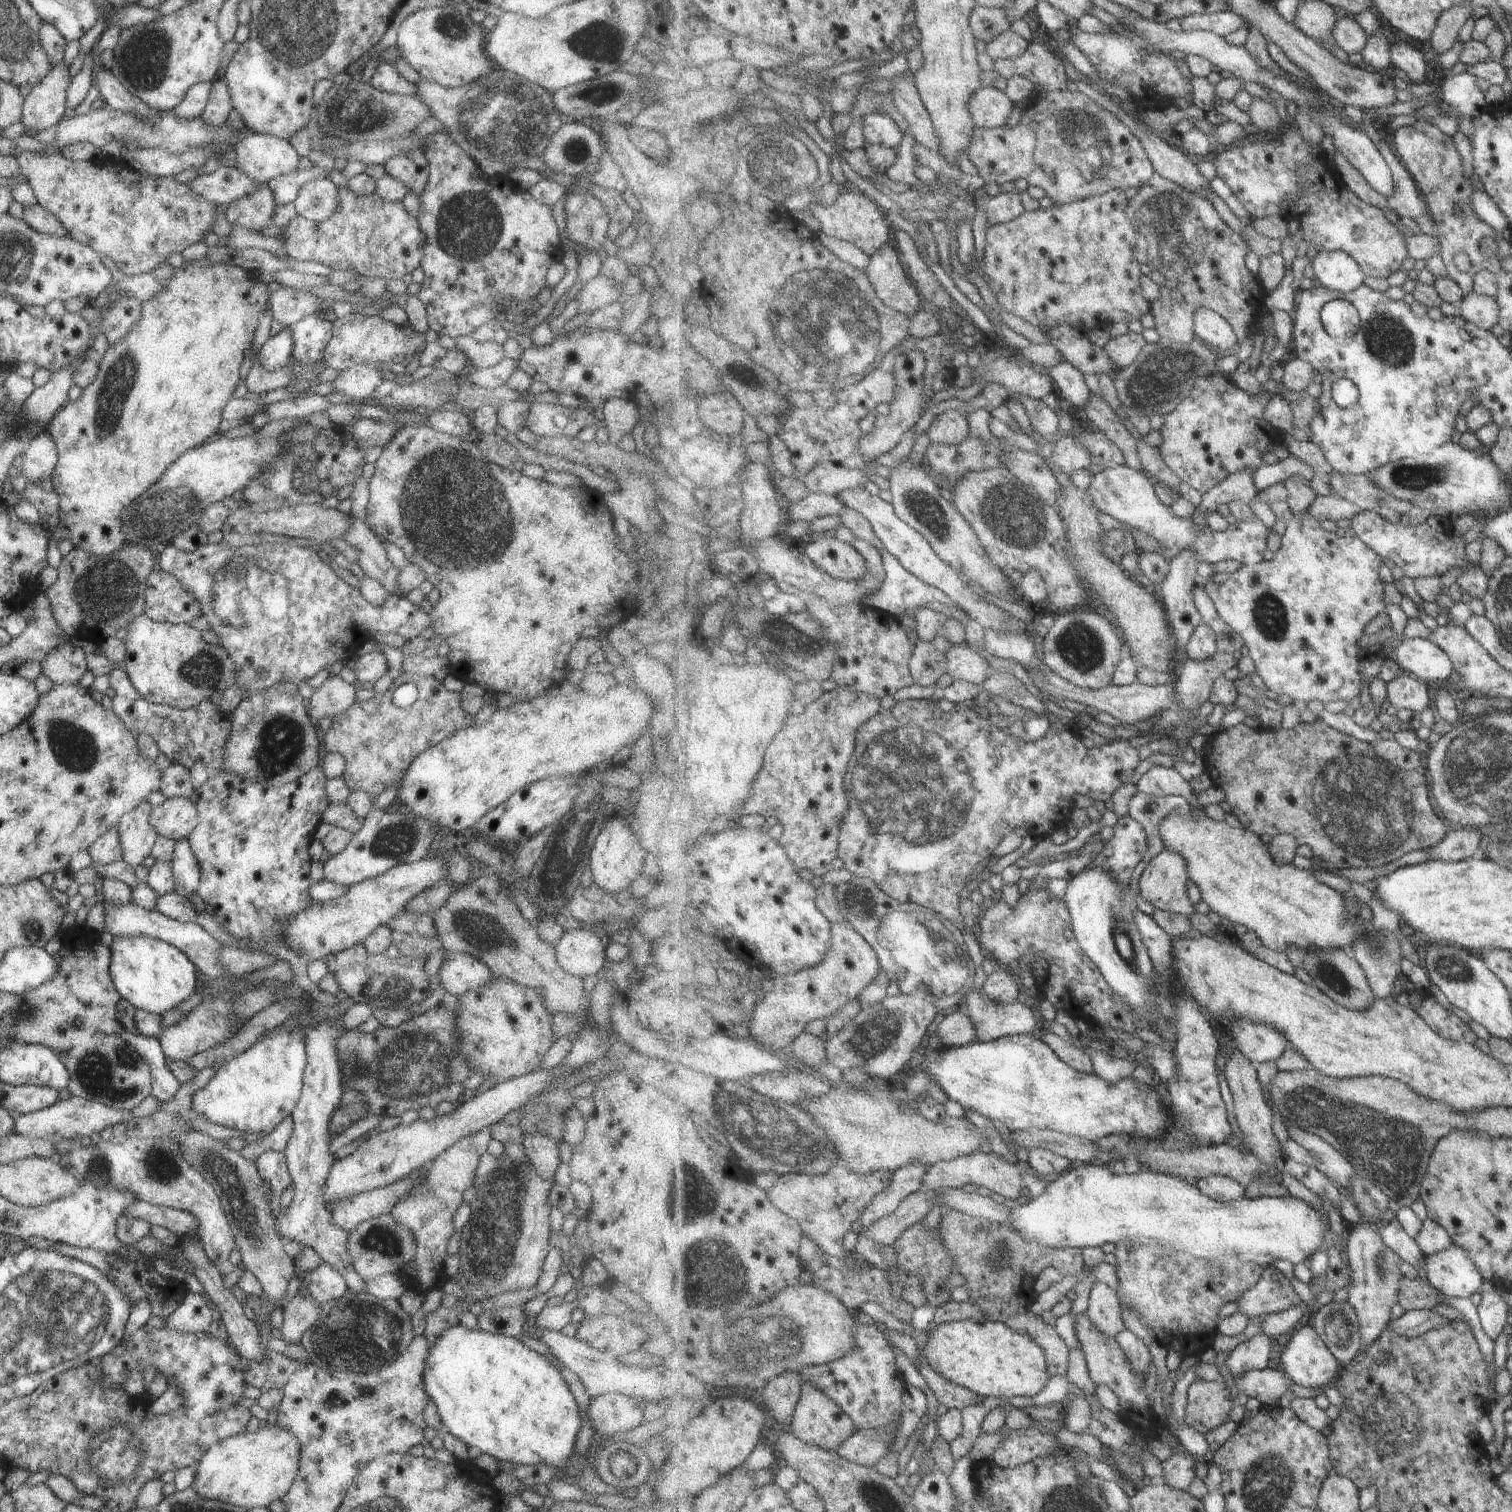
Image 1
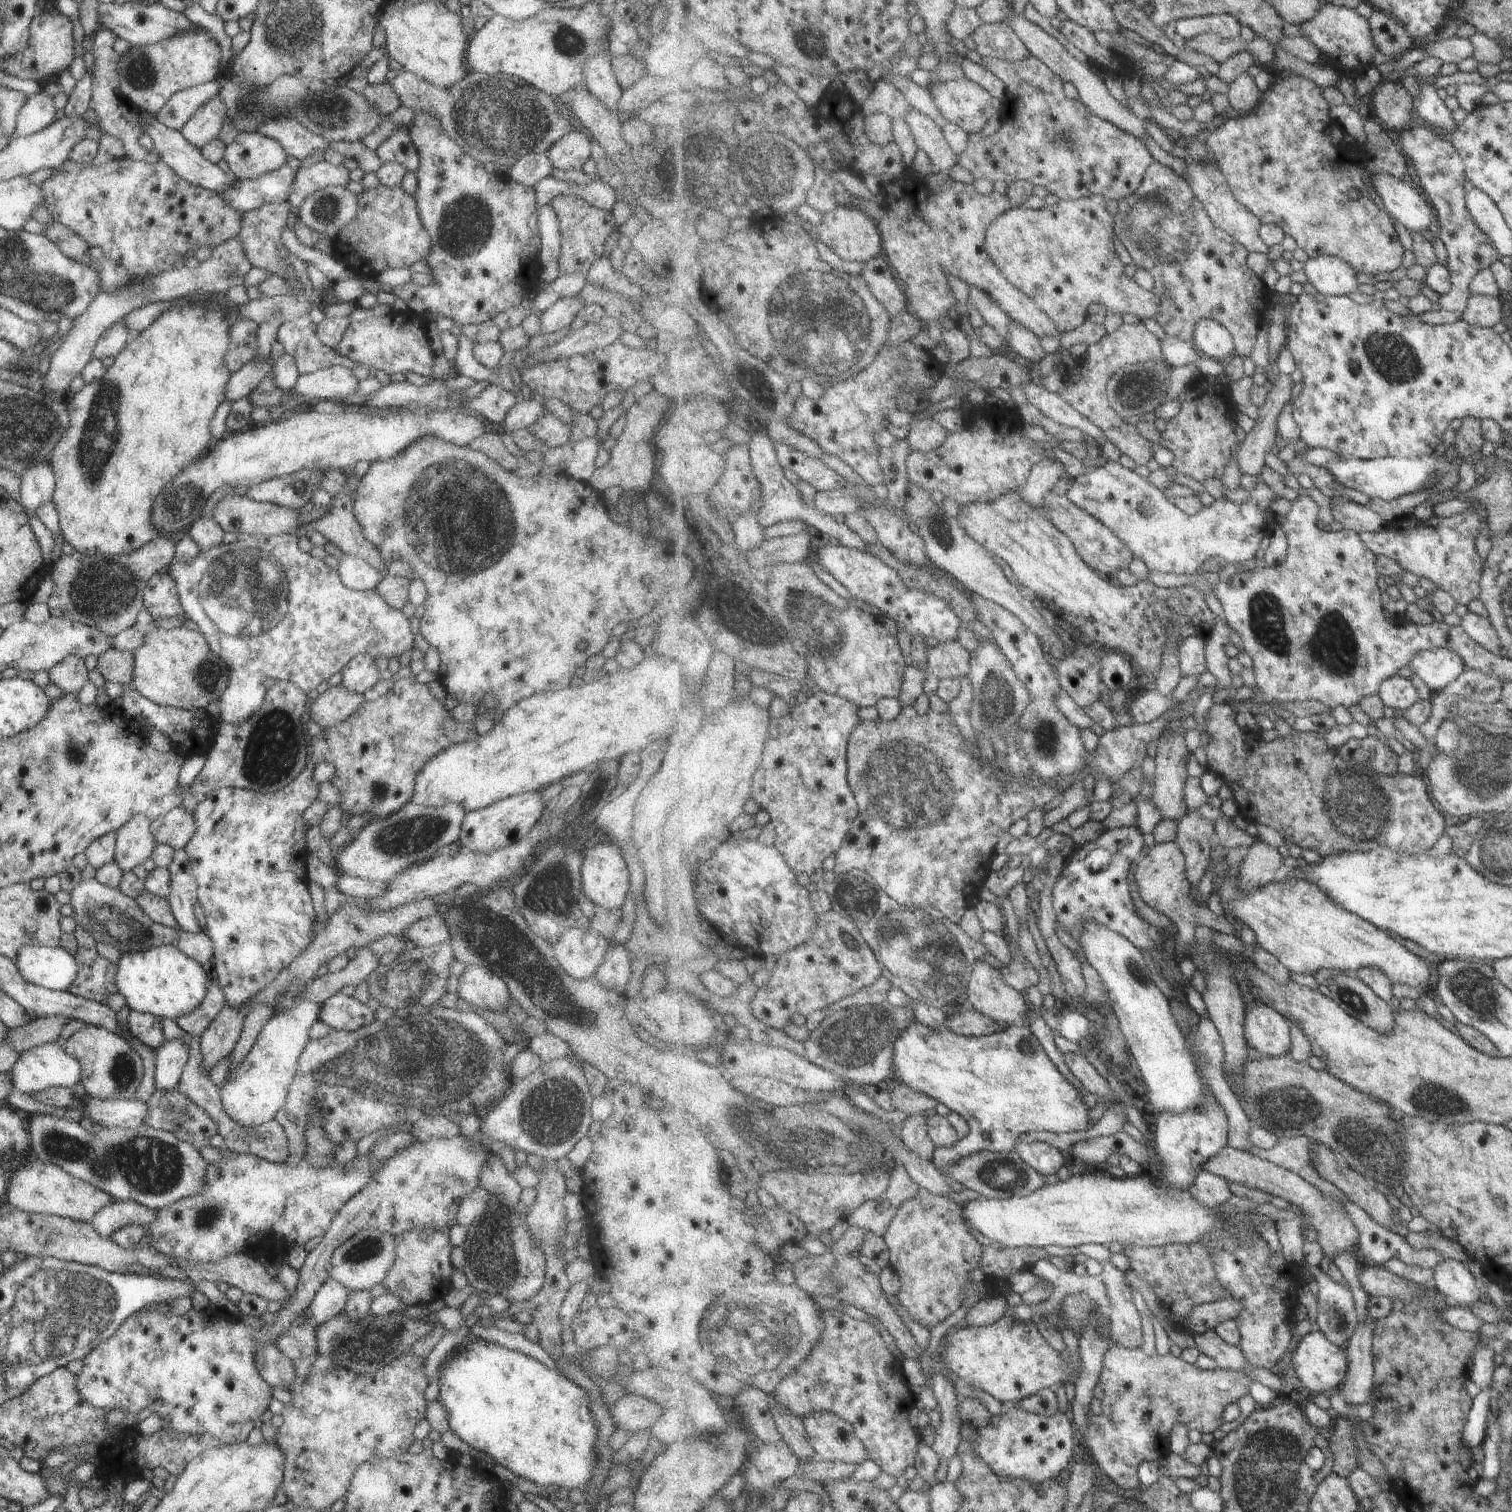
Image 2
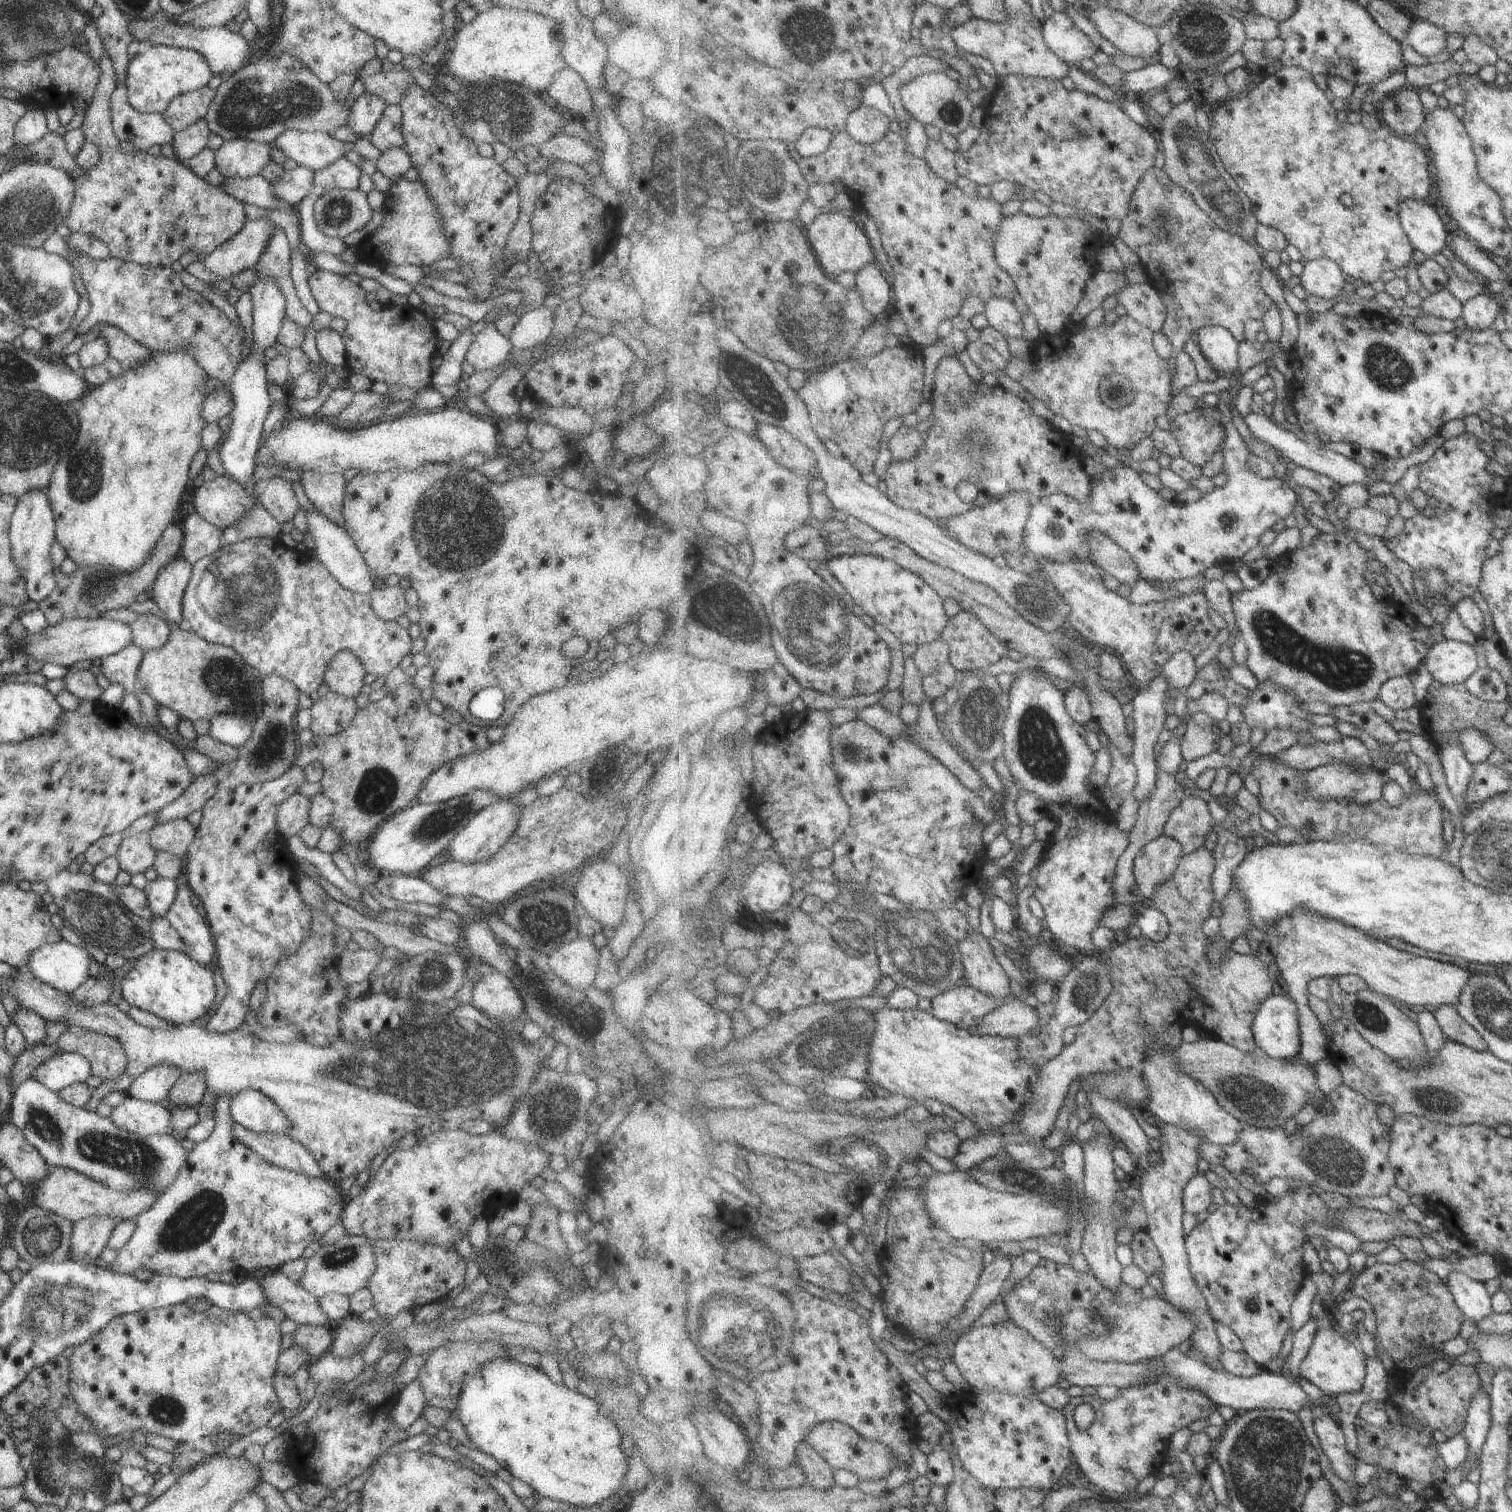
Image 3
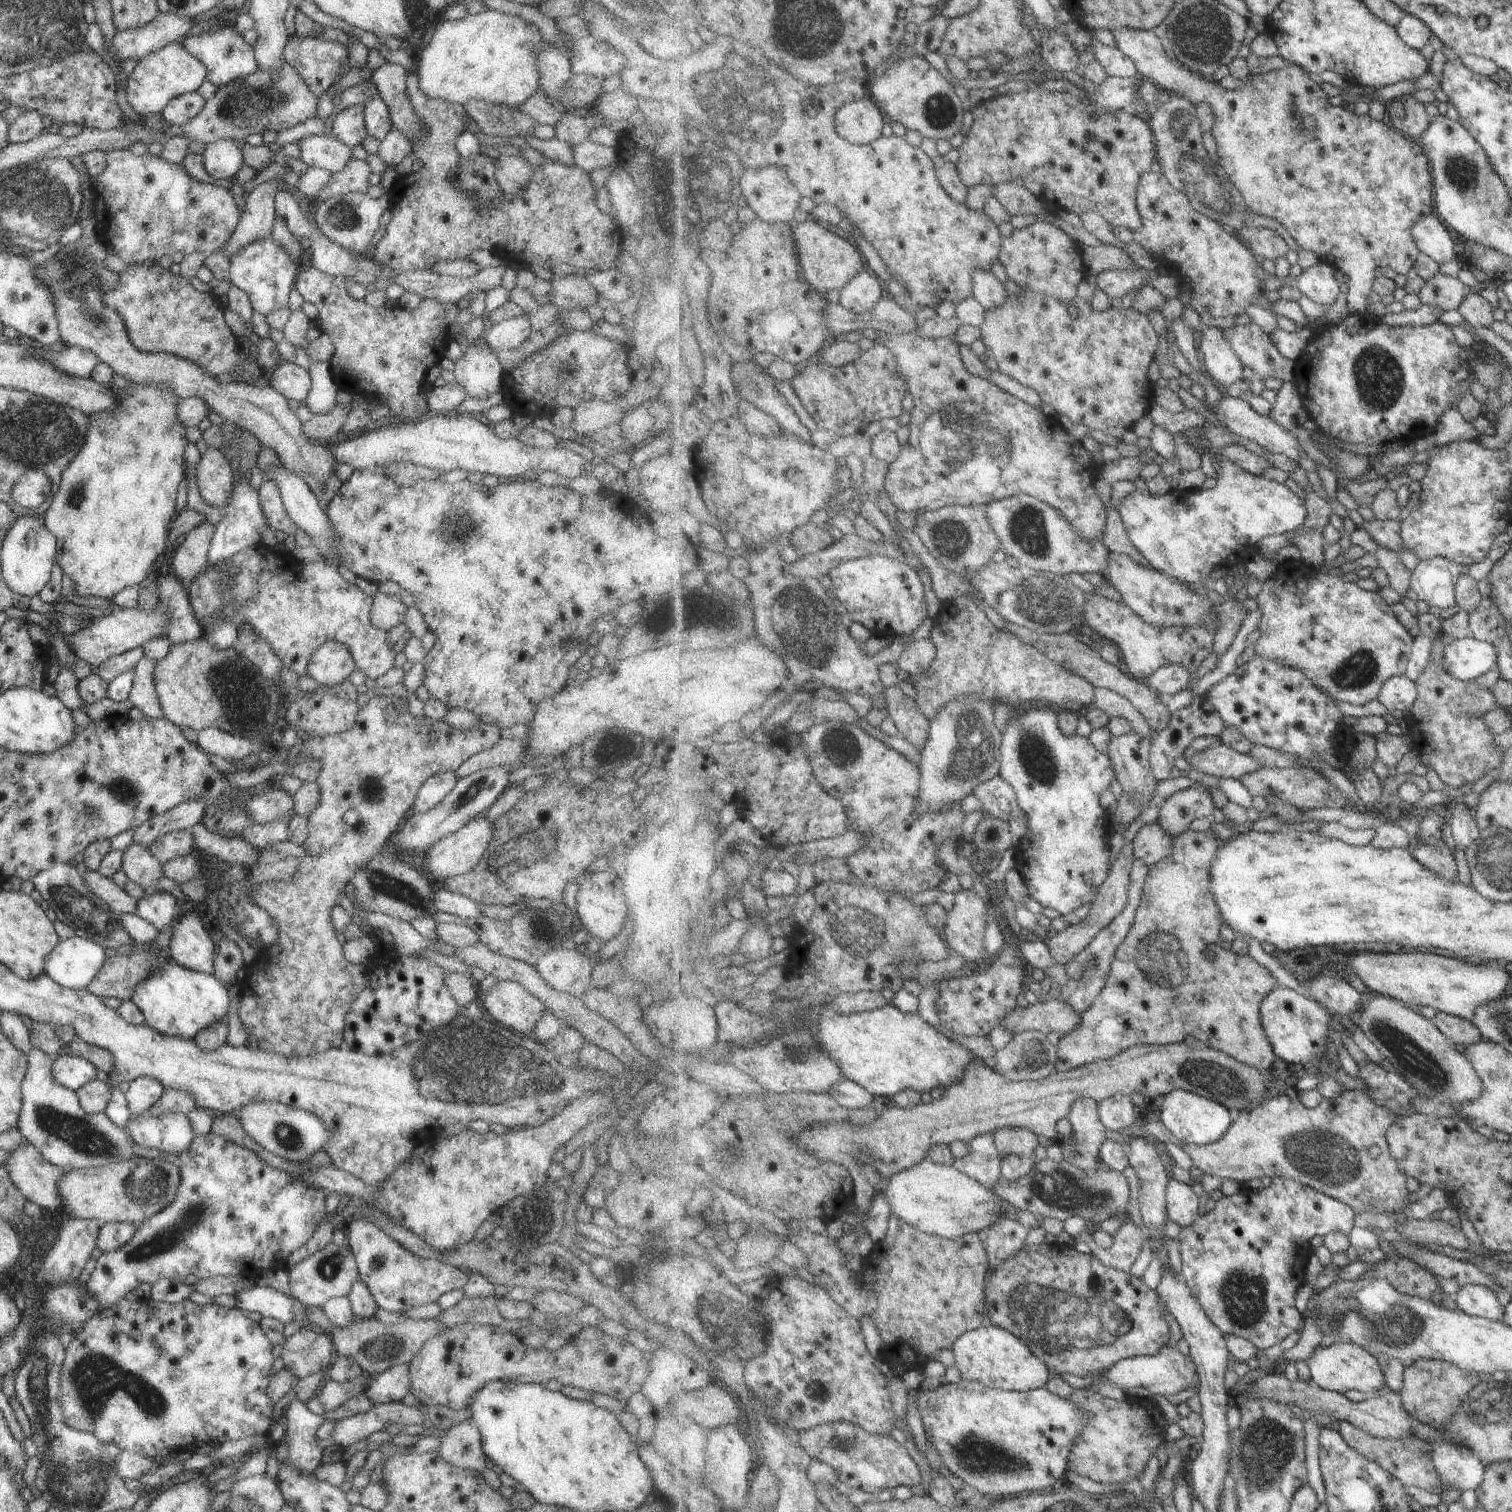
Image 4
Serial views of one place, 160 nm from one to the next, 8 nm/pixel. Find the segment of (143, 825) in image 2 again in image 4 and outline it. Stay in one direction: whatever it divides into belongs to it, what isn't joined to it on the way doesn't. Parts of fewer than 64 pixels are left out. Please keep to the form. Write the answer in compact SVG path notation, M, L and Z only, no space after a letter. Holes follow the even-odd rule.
M132 843L123 849L121 869L132 880L145 890L153 889L156 880L163 874L163 864L150 852L149 847Z

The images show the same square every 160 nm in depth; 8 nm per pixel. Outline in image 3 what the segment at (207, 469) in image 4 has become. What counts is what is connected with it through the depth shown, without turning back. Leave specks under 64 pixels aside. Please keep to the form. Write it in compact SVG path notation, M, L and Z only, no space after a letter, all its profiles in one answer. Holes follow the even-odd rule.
M218 475L213 480L203 481L198 490L194 492L194 496L196 513L222 529L238 522L238 519L242 518L255 504L253 496L238 481Z

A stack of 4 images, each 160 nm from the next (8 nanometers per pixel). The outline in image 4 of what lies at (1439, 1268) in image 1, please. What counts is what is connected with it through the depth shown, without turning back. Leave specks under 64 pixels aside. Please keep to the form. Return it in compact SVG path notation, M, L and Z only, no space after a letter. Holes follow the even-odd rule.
M1466 1285L1454 1294L1458 1308L1471 1317L1501 1322L1504 1307L1496 1300L1496 1293L1484 1285Z

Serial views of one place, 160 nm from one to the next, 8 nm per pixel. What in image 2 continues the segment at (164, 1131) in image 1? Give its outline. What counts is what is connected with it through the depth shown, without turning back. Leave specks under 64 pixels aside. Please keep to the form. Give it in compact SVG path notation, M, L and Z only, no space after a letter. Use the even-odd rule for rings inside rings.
M177 1087L166 1090L156 1089L147 1101L147 1105L148 1114L143 1120L143 1125L159 1131L168 1131L176 1138L194 1146L196 1150L200 1151L204 1146L210 1145L210 1139L217 1133L216 1123L210 1118L210 1115L190 1101Z

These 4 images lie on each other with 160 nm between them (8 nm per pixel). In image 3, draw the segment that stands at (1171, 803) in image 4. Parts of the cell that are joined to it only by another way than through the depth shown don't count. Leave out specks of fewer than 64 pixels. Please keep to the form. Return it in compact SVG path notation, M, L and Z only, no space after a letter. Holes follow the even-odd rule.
M1190 795L1172 813L1165 834L1170 838L1178 839L1185 848L1185 854L1191 855L1206 846L1208 834L1216 830L1216 823L1209 802L1201 797Z

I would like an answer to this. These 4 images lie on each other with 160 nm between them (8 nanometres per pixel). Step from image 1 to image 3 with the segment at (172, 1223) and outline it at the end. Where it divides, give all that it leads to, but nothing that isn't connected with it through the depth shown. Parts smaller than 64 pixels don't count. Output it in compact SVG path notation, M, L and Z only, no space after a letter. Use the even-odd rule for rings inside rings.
M88 1217L73 1223L69 1260L92 1263L107 1246L114 1227L120 1222L114 1217Z

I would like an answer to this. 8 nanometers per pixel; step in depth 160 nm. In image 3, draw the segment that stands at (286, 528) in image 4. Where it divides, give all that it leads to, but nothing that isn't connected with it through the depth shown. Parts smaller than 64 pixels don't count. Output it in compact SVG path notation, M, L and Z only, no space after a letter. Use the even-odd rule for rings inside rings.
M282 477L261 479L255 482L252 490L262 506L282 525L293 520L300 509L292 482Z

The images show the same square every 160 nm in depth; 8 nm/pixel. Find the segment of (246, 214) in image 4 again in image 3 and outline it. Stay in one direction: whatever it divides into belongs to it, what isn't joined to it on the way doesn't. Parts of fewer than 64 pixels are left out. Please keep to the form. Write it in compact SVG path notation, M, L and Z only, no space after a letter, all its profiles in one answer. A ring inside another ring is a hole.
M260 217L257 220L247 220L243 229L229 238L224 244L218 246L209 255L206 255L204 266L211 273L212 282L229 279L231 276L240 274L242 271L255 268L262 251L265 249L267 240L270 240L273 228L276 224L268 217Z

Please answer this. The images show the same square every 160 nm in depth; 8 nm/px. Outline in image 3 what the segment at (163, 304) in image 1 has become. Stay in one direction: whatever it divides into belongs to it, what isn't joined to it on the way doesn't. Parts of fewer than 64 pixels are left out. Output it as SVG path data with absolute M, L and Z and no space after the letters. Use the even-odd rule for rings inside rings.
M190 349L156 351L153 357L150 357L147 361L140 363L137 367L123 370L119 376L110 377L100 386L89 388L84 396L76 400L74 404L77 406L77 415L79 416L78 436L75 438L75 443L72 445L69 454L62 456L55 464L50 484L47 486L47 497L55 520L56 544L64 547L67 557L71 558L78 567L98 565L102 569L112 568L113 572L133 573L144 564L146 557L150 554L158 539L161 538L161 534L173 520L174 511L177 509L180 496L182 496L186 482L189 480L189 464L192 462L194 455L200 450L201 432L206 424L201 410L207 397L204 392L206 391L208 378L210 377L198 364Z

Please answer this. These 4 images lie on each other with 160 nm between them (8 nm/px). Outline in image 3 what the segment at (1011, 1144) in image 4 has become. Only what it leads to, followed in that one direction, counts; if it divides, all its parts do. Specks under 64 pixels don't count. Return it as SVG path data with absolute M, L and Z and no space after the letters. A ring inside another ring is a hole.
M1206 847L1194 854L1185 855L1177 873L1159 888L1157 898L1154 899L1155 906L1165 911L1172 922L1171 936L1165 941L1153 941L1146 936L1124 938L1116 950L1106 952L1115 984L1114 992L1087 1023L1077 1028L1076 1040L1039 1072L1036 1084L1033 1084L1035 1098L1027 1107L1023 1120L1016 1122L1022 1129L1022 1134L1034 1139L1032 1143L1041 1144L1040 1138L1045 1140L1052 1134L1060 1110L1065 1106L1068 1092L1078 1078L1092 1073L1112 1074L1122 1069L1142 1067L1149 1055L1149 1042L1152 1039L1175 1049L1180 1048L1186 1027L1200 1026L1211 1038L1222 1039L1249 1053L1263 1054L1253 1026L1262 1005L1279 990L1278 981L1274 980L1274 973L1268 970L1268 966L1256 954L1243 955L1232 950L1225 953L1225 960L1220 965L1215 965L1210 960L1211 940L1202 931L1202 923L1214 916L1212 906L1217 896L1213 876L1216 869L1215 853Z

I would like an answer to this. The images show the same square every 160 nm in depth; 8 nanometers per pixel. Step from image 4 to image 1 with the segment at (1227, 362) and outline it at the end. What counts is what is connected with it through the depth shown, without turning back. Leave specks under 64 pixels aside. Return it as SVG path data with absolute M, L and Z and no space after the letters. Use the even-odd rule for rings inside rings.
M1200 307L1195 312L1195 333L1223 354L1235 352L1240 340L1233 324L1218 311Z

